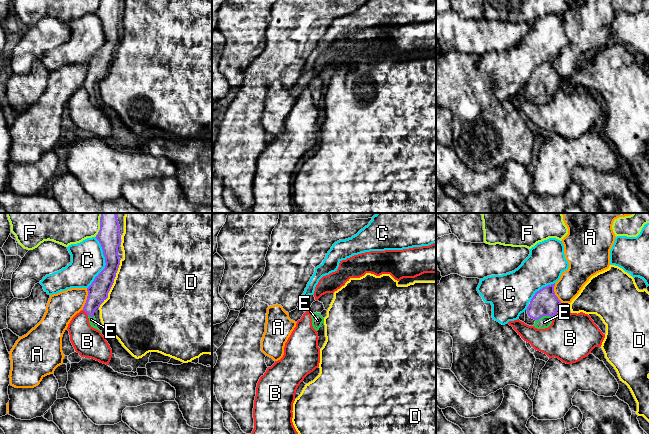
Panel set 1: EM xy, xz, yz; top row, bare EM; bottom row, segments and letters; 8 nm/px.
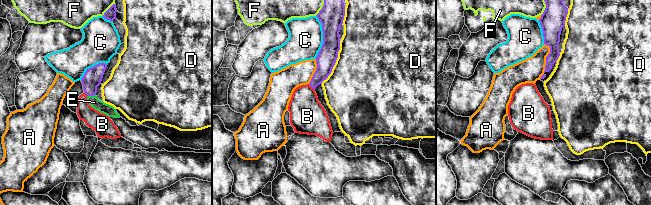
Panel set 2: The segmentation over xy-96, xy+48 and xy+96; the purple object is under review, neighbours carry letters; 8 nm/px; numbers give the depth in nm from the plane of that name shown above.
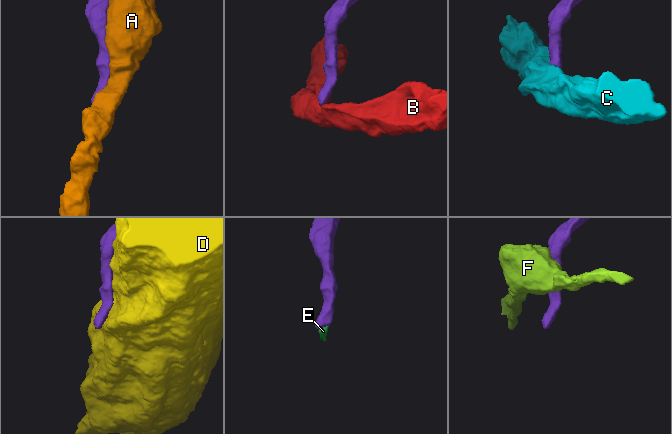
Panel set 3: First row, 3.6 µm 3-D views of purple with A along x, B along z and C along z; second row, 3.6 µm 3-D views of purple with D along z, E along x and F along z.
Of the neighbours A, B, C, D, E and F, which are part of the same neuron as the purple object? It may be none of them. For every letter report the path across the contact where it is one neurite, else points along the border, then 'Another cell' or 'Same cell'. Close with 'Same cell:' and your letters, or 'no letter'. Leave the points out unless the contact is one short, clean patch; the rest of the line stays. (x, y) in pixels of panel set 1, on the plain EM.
A: Another cell
B: Boundary: xy (82, 86), (87, 91). Another cell
C: Another cell
D: Another cell
E: Path across: yz (544, 79), (544, 91), (544, 98). Same cell
F: Another cell
Same cell: E

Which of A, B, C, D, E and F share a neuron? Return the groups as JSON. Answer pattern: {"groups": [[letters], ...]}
{"groups": [["A"], ["B"], ["C"], ["D"], ["E"], ["F"]]}

